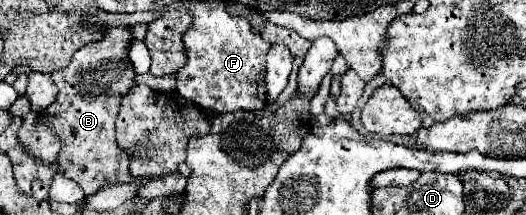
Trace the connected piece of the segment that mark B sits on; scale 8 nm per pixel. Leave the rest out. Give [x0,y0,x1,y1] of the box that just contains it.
[47,29,135,197]

